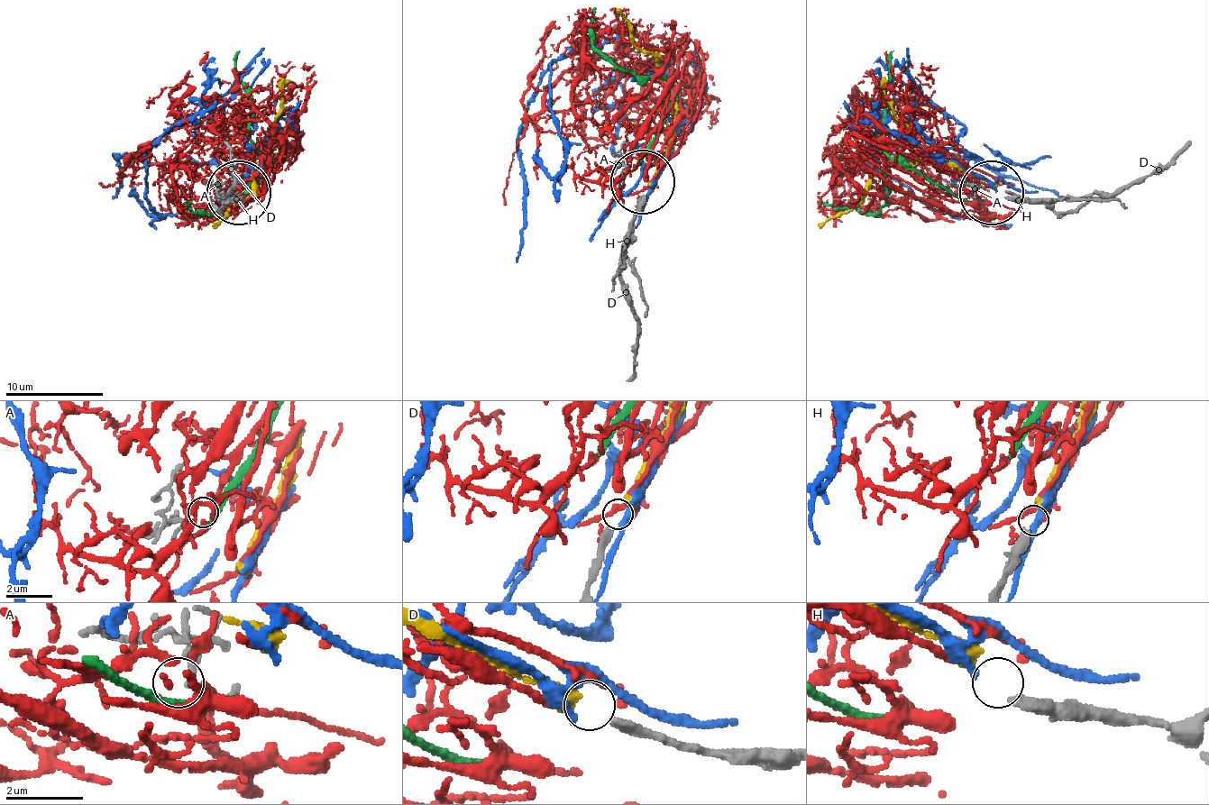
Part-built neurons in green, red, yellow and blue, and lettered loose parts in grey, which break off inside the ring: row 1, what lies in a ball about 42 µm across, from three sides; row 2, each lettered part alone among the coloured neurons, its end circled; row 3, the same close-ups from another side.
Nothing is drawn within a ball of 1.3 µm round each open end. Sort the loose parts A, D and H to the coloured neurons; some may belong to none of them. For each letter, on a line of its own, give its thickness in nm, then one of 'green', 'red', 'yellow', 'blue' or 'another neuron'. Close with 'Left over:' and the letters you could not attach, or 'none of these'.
A: 140 nm | another neuron
D: 240 nm | yellow
H: 360 nm | blue
Left over: A

